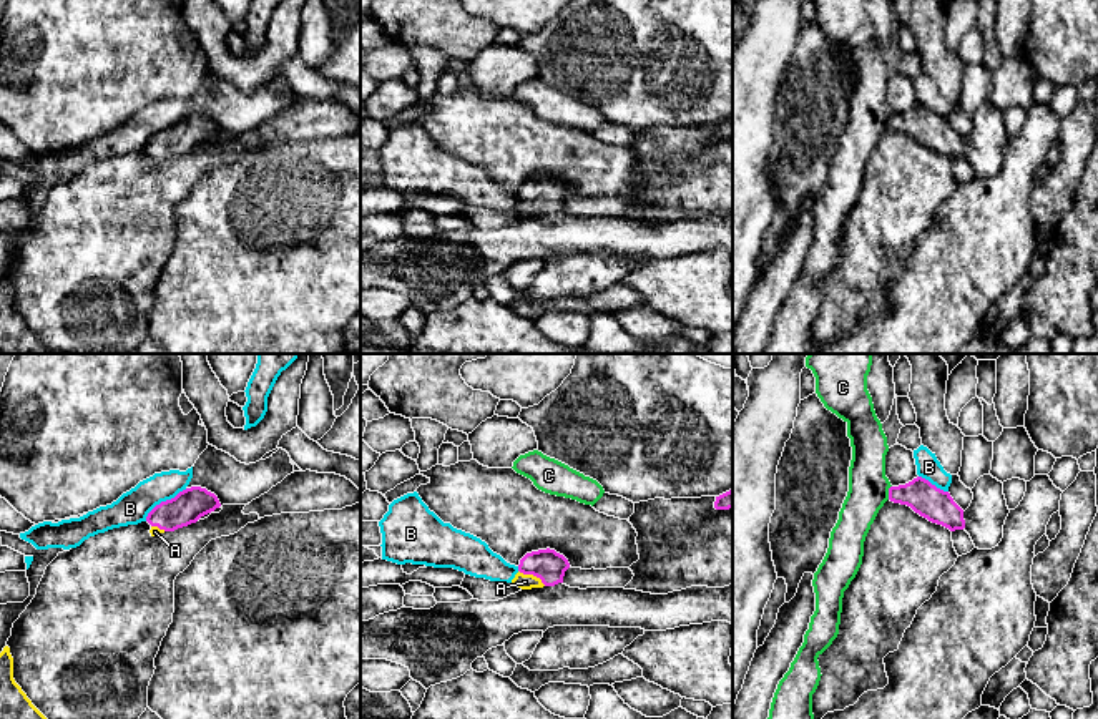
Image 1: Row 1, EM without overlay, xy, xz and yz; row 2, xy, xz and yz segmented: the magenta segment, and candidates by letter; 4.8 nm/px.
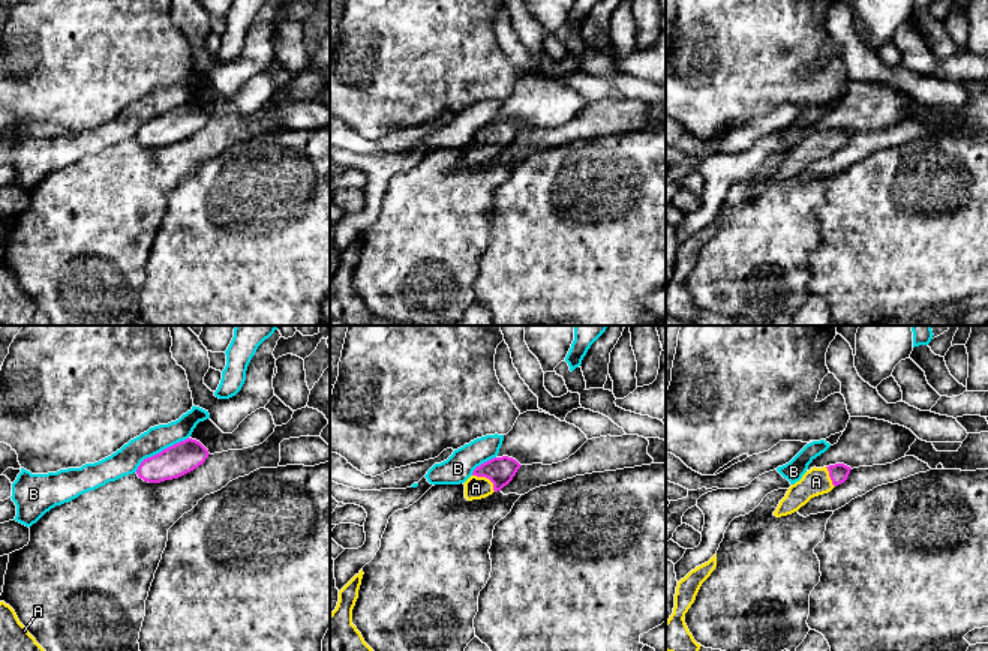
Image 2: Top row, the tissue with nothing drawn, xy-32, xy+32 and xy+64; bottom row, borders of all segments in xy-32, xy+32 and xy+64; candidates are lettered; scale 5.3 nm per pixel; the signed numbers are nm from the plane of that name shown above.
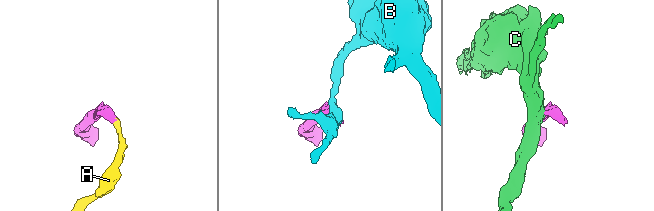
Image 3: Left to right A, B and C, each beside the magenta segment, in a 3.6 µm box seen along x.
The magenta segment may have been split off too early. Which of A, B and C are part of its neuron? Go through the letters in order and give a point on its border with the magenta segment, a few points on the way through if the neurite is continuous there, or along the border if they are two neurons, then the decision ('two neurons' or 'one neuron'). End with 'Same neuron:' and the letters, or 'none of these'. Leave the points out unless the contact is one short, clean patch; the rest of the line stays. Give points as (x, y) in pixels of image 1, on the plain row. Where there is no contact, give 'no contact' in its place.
A: meets magenta in xz at (532, 201); runs through xz (550, 195), (532, 201), (525, 210); one neuron
B: meets magenta in xy at (163, 130); two neurons
C: meets magenta in yz at (889, 120); border along yz (891, 113), (887, 127); two neurons
Same neuron: A

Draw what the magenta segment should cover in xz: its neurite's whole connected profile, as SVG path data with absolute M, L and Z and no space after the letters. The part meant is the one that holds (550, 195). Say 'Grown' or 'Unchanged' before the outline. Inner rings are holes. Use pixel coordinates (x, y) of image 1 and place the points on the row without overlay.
Grown. M555 178L532 179L520 188L518 201L512 213L522 218L555 214L563 211L568 196L568 188Z

